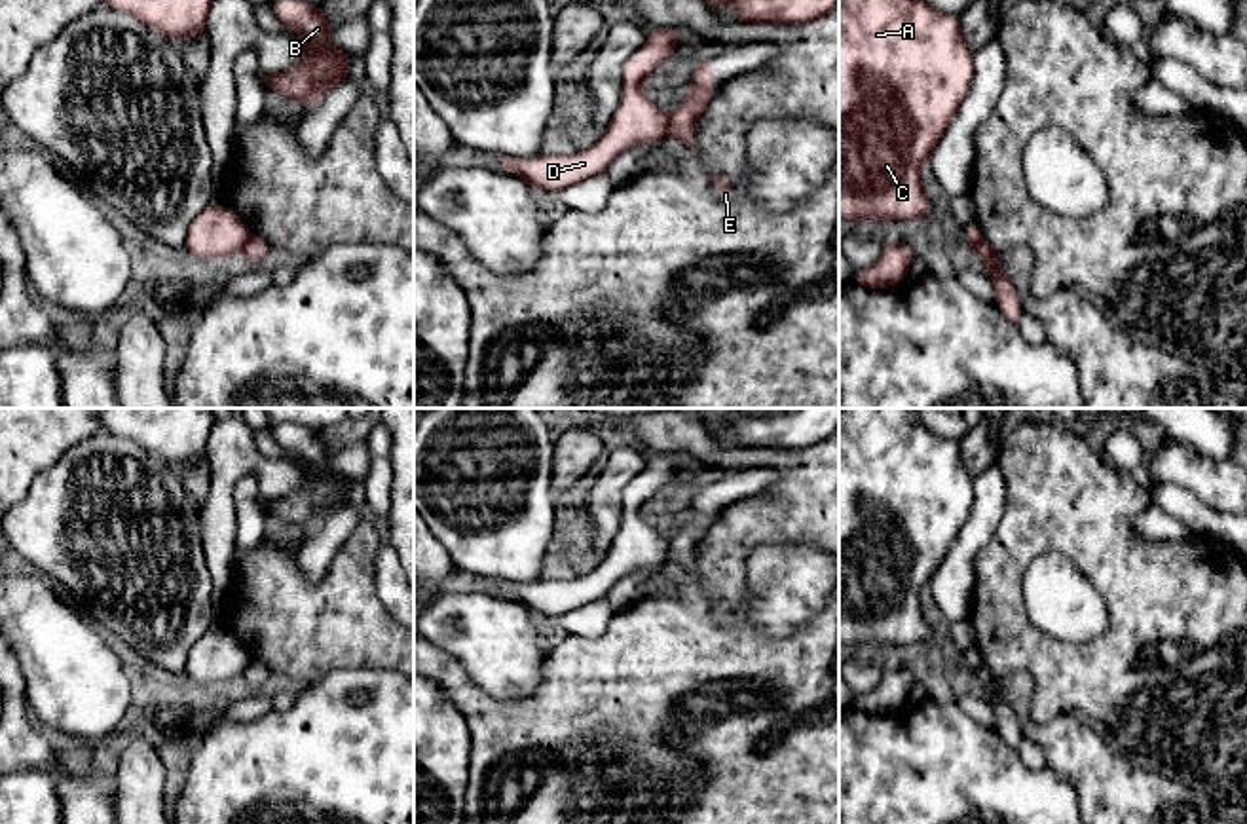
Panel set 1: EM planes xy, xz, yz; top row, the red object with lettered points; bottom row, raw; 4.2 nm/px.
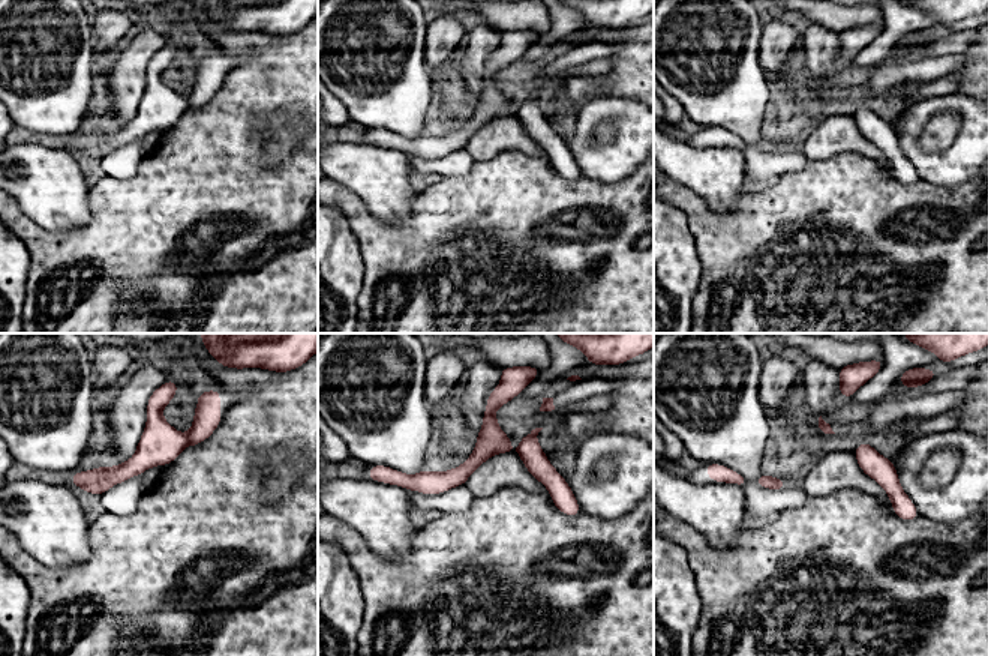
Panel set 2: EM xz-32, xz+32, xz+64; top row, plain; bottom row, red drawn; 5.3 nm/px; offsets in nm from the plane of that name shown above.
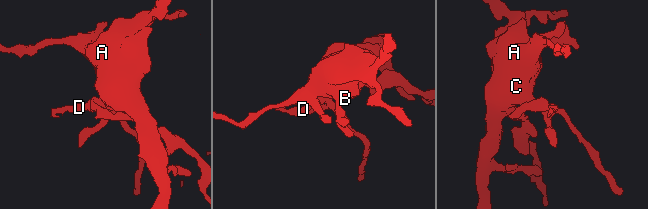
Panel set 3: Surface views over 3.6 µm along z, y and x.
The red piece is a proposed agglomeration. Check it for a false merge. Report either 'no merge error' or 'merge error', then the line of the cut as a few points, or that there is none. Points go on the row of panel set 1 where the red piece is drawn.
merge error; cut in xz along (667, 114), (669, 133)

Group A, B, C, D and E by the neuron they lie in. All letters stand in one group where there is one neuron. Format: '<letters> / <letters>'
A B C E / D

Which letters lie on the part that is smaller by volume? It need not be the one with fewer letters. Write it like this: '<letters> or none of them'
D

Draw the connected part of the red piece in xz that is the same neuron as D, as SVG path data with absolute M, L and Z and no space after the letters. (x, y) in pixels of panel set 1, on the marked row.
M678 27L649 30L645 44L624 63L621 103L594 144L569 156L549 150L524 161L501 156L505 173L522 177L535 190L558 192L604 173L623 150L664 139L670 125L668 114L643 95L642 80L679 49L676 32Z

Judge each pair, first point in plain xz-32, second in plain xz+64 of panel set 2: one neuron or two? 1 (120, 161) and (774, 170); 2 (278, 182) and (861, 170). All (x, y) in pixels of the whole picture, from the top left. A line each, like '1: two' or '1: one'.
1: one
2: one

